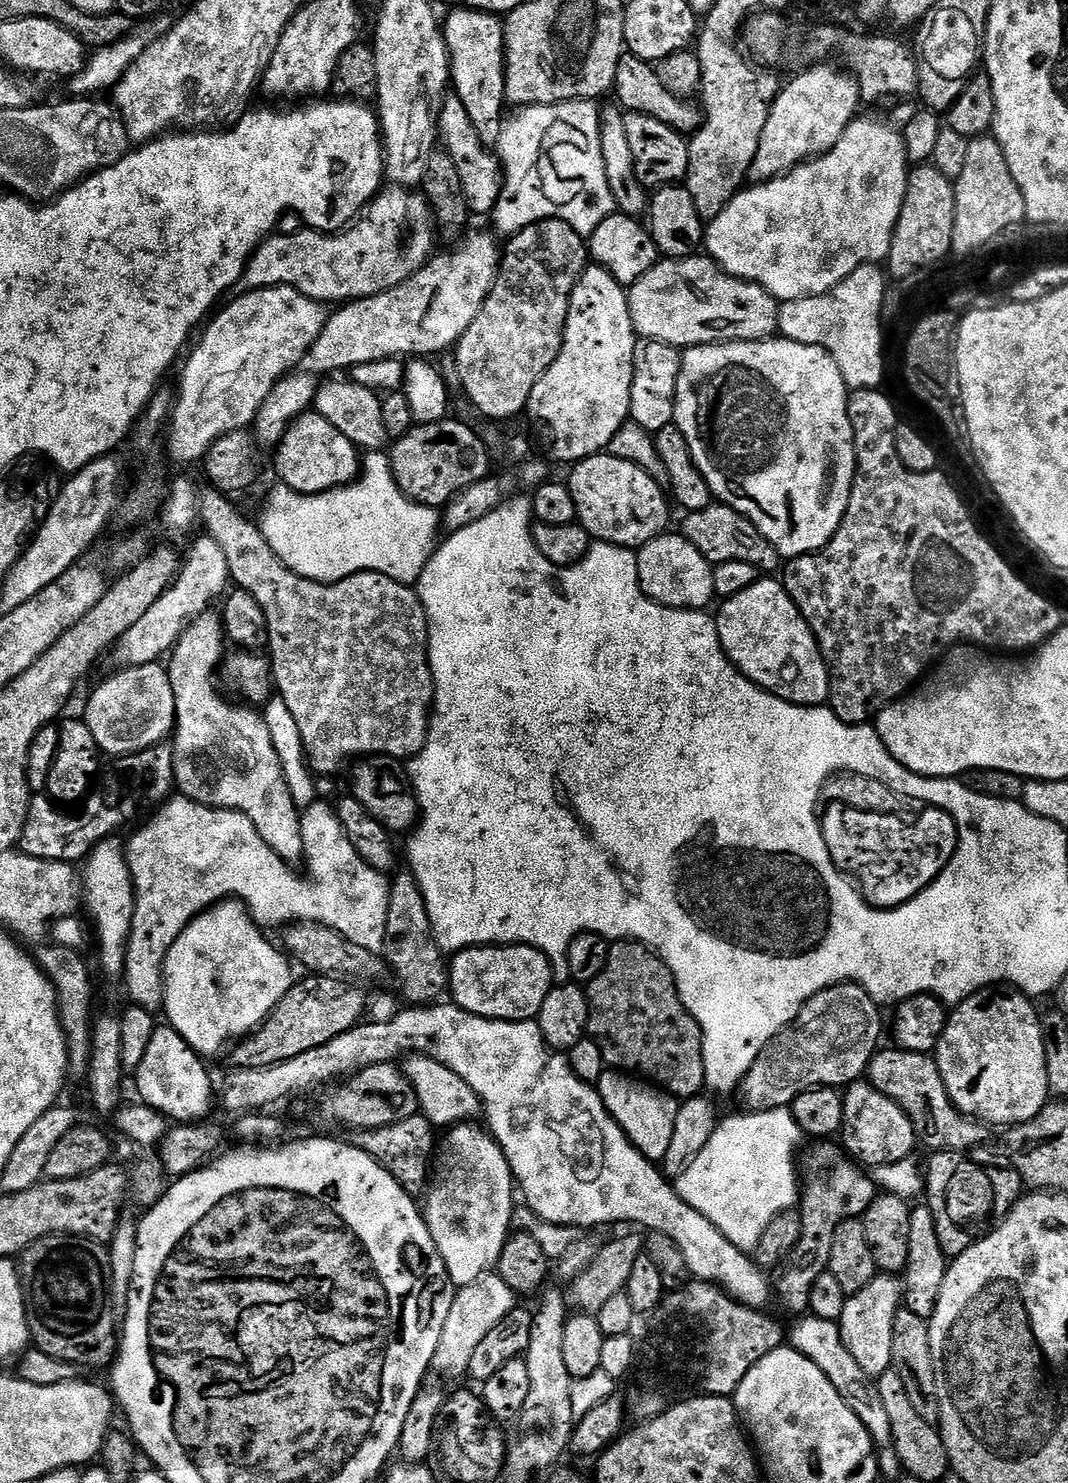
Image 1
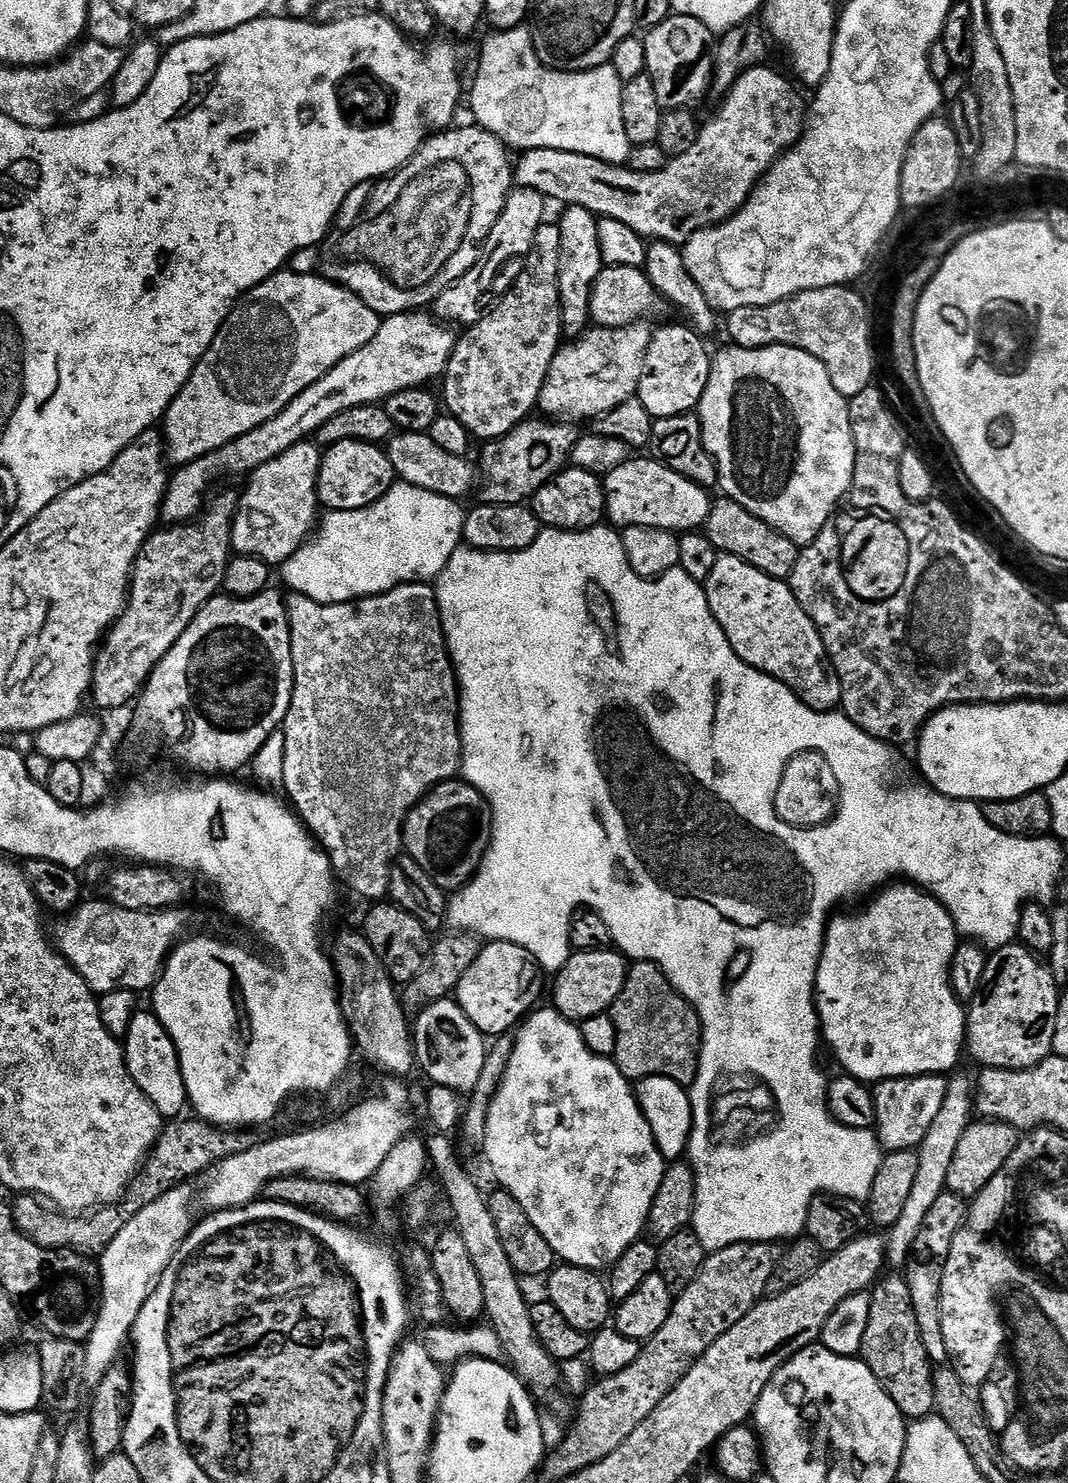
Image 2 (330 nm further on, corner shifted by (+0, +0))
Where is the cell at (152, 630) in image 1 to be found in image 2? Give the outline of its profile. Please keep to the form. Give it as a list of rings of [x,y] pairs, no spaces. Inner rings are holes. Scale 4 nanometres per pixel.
[[[312,442],[296,444],[290,450],[286,450],[286,454],[276,456],[263,464],[259,470],[251,473],[247,481],[248,489],[245,490],[244,496],[242,492],[239,497],[236,521],[232,524],[232,546],[239,555],[262,558],[270,565],[279,566],[291,558],[313,535],[318,524],[316,511],[321,511],[322,508],[318,493],[322,452],[315,443],[313,444]]]

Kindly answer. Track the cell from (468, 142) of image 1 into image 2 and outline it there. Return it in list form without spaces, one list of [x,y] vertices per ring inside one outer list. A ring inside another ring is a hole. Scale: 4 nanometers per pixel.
[[[756,65],[748,68],[734,82],[734,86],[723,97],[720,113],[709,124],[700,129],[700,136],[686,154],[669,159],[661,172],[642,174],[633,168],[619,164],[607,164],[586,154],[574,154],[566,150],[529,148],[524,156],[515,161],[514,180],[519,187],[538,190],[549,201],[557,200],[560,206],[582,206],[596,217],[614,218],[626,222],[630,230],[649,241],[664,240],[668,244],[683,246],[695,232],[721,224],[739,212],[749,200],[757,184],[764,179],[773,164],[800,141],[806,123],[806,100],[796,93],[797,85],[791,79],[768,68]]]

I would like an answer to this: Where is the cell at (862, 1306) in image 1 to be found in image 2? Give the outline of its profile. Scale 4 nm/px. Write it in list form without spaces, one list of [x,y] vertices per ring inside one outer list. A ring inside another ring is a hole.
[[[953,1075],[948,1080],[948,1093],[942,1101],[942,1110],[934,1118],[926,1138],[919,1146],[918,1175],[914,1181],[914,1187],[910,1198],[906,1201],[903,1213],[898,1217],[898,1222],[887,1229],[886,1232],[886,1264],[889,1269],[900,1270],[907,1265],[908,1257],[912,1255],[914,1238],[922,1230],[922,1222],[926,1222],[926,1213],[938,1202],[940,1195],[948,1187],[948,1175],[950,1174],[950,1162],[954,1158],[954,1150],[962,1134],[966,1134],[968,1125],[974,1120],[974,1080],[968,1076]]]

